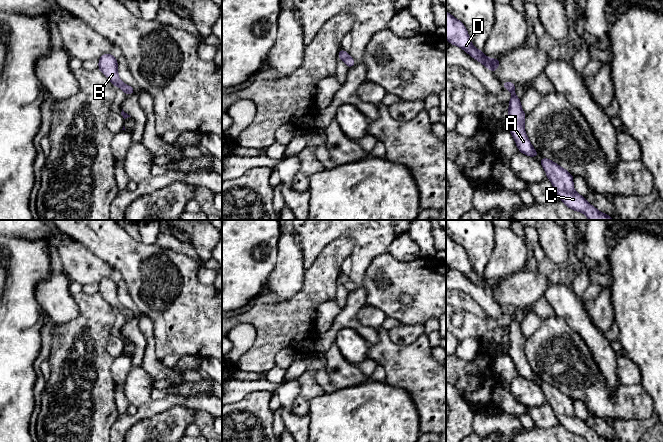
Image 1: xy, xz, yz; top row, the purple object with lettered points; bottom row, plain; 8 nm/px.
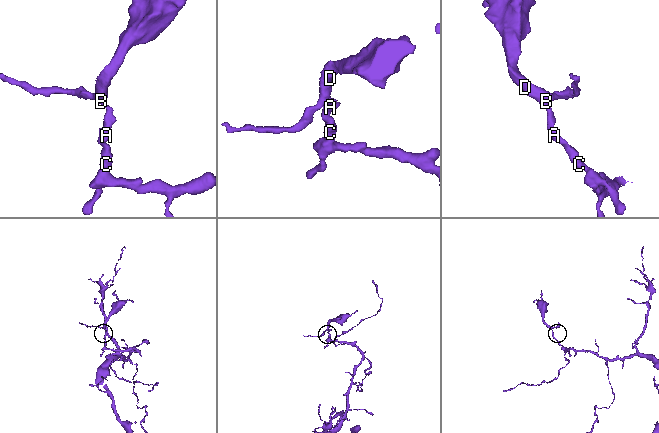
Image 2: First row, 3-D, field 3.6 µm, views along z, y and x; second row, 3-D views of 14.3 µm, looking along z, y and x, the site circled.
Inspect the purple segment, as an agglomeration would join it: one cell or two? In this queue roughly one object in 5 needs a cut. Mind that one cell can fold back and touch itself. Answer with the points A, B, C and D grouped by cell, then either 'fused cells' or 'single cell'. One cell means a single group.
A B C D; single cell

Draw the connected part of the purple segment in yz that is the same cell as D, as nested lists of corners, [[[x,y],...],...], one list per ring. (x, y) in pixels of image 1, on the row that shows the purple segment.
[[[446,11],[446,39],[450,44],[456,45],[466,51],[471,57],[482,63],[486,68],[495,72],[500,59],[491,59],[484,55],[482,50],[476,49],[469,37],[464,24]]]

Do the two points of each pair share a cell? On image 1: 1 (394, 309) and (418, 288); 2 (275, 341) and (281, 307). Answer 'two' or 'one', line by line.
1: one
2: one

